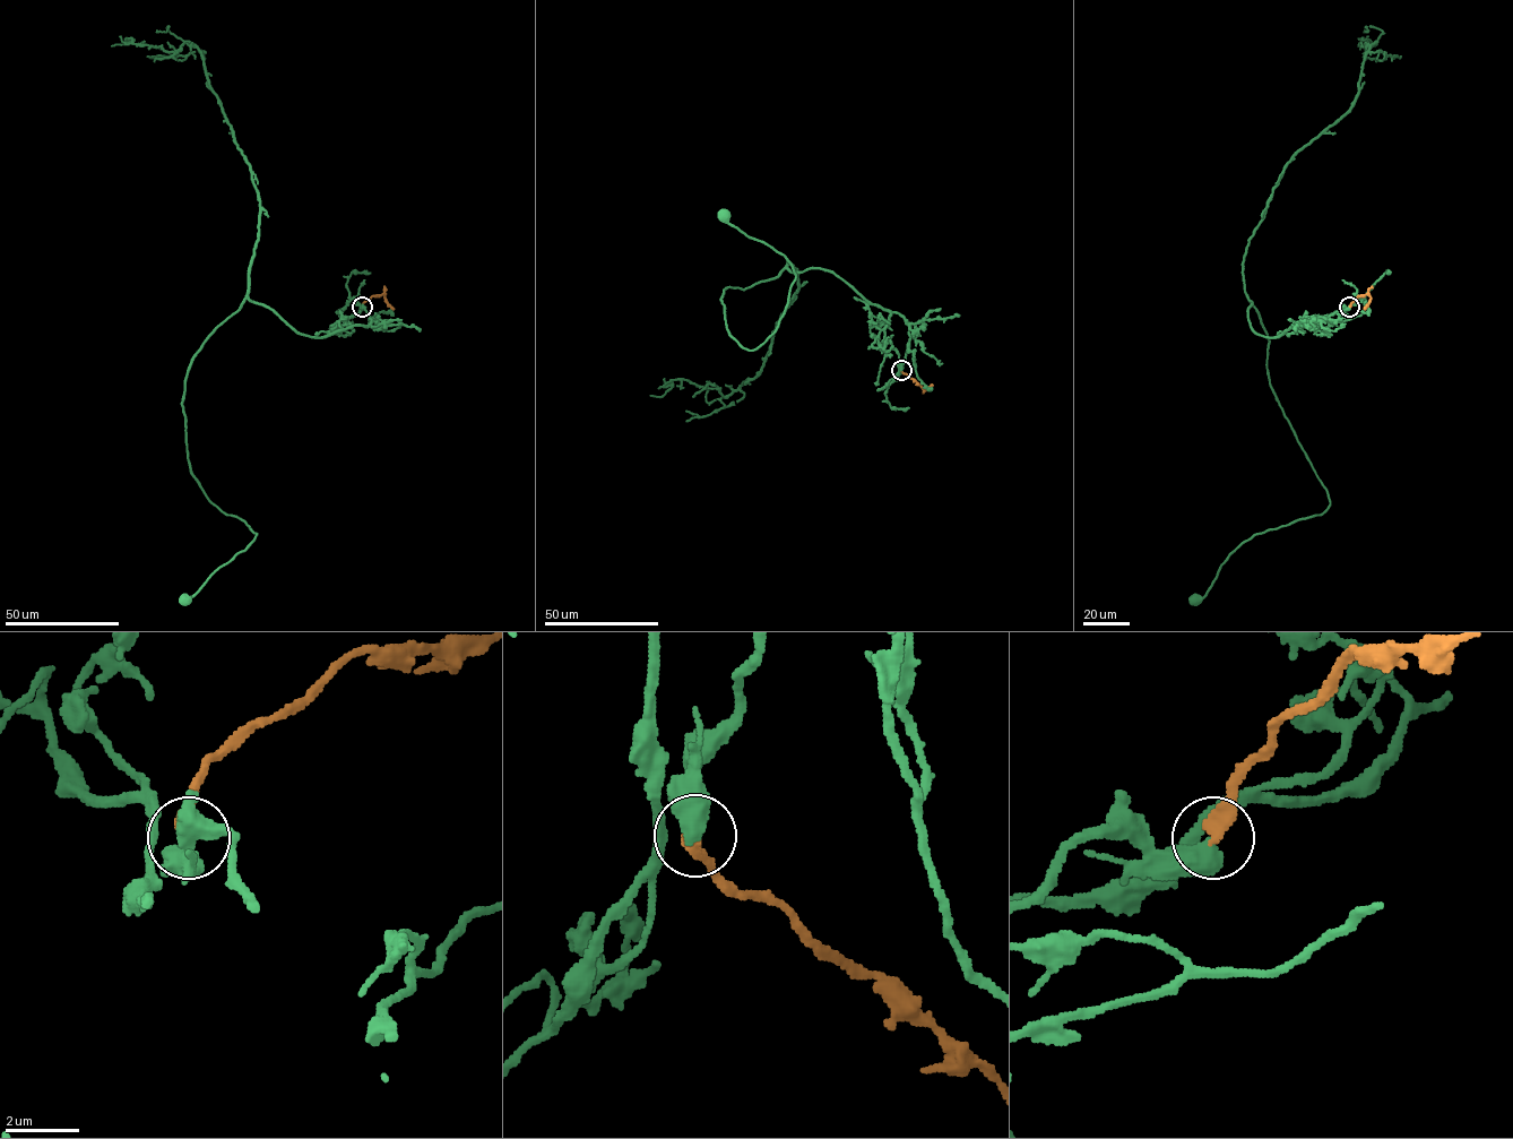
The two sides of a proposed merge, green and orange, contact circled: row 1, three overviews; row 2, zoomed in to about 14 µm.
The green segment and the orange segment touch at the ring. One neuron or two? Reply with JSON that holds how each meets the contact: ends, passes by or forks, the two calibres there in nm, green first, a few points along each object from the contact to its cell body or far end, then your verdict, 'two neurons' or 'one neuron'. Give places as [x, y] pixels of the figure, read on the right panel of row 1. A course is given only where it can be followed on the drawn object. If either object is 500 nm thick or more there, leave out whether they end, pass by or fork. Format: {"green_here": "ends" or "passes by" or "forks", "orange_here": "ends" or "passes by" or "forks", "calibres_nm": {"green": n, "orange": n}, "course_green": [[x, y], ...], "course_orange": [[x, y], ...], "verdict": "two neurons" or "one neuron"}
{"calibres_nm": {"green": 550, "orange": 360}, "course_green": [[1349, 308], [1265, 337], [1251, 327], [1247, 298], [1269, 342], [1271, 388], [1330, 503], [1243, 541], [1194, 601]], "course_orange": [[1349, 308], [1358, 295], [1368, 294], [1371, 299], [1365, 310]], "verdict": "one neuron"}

